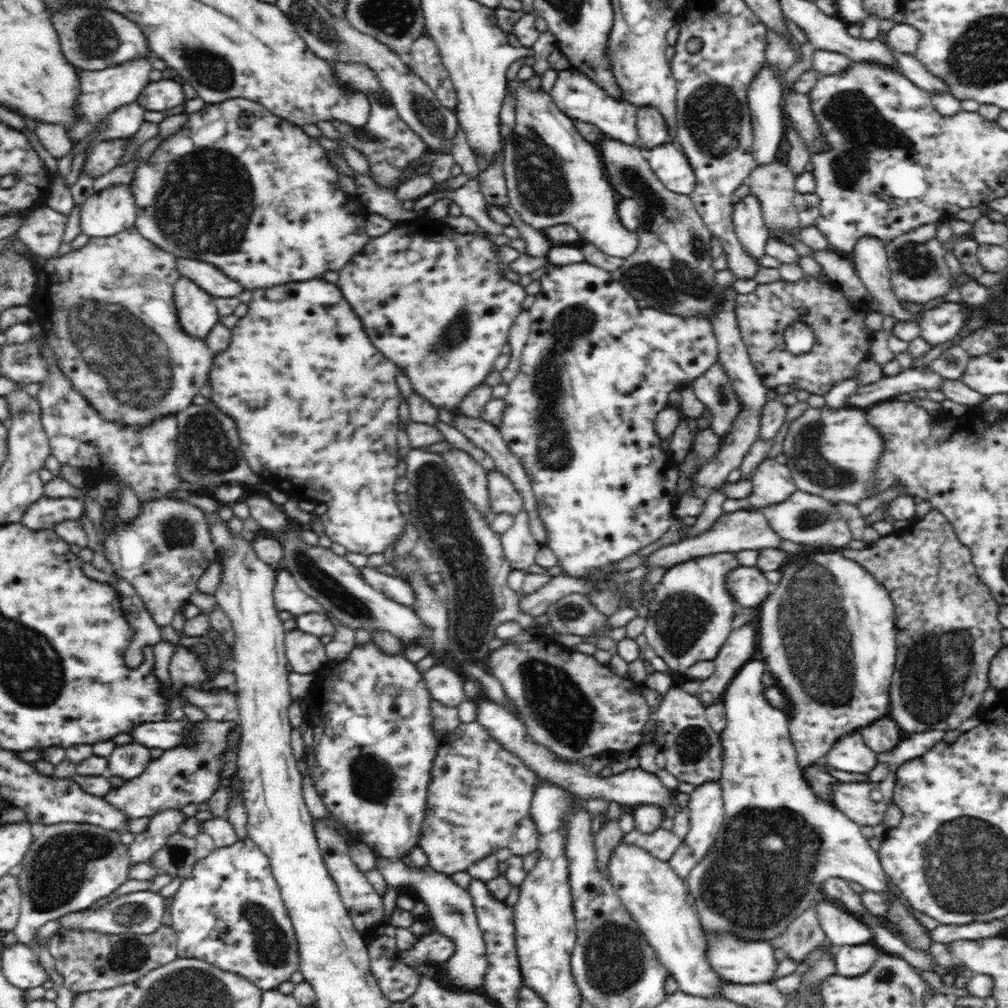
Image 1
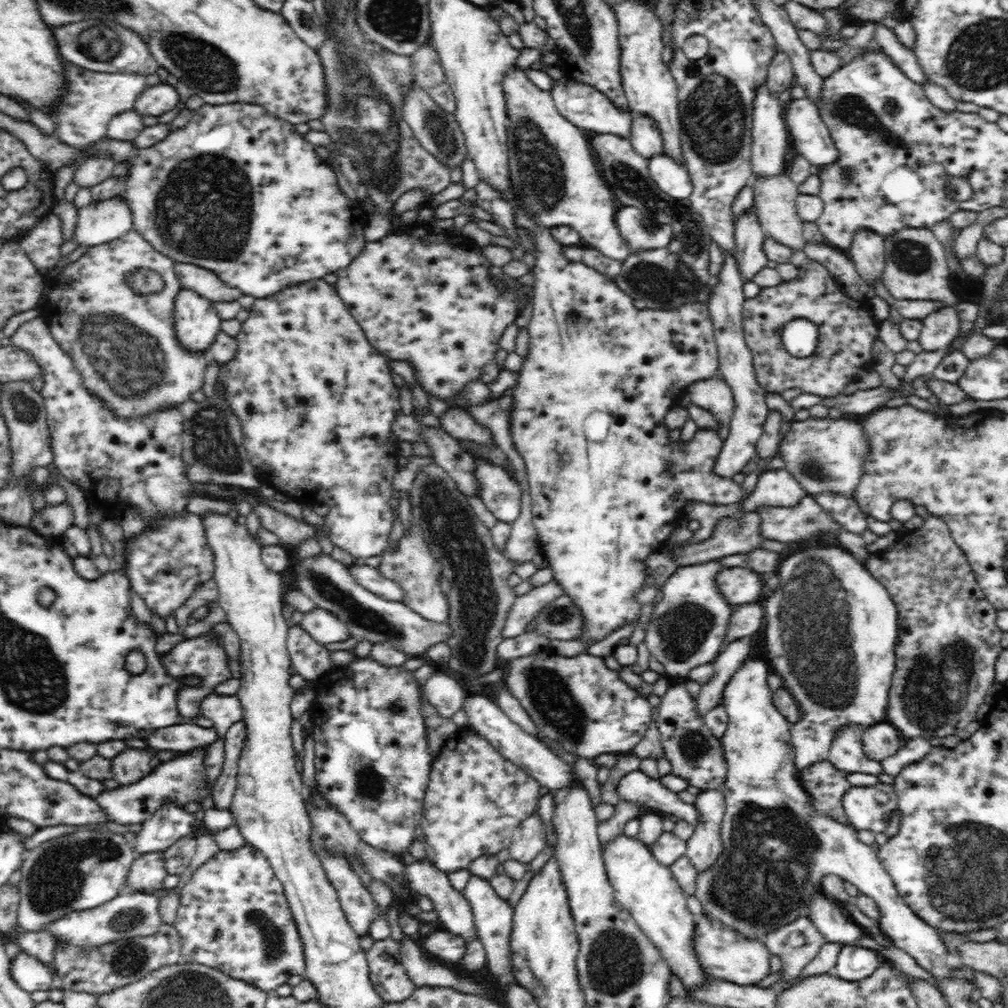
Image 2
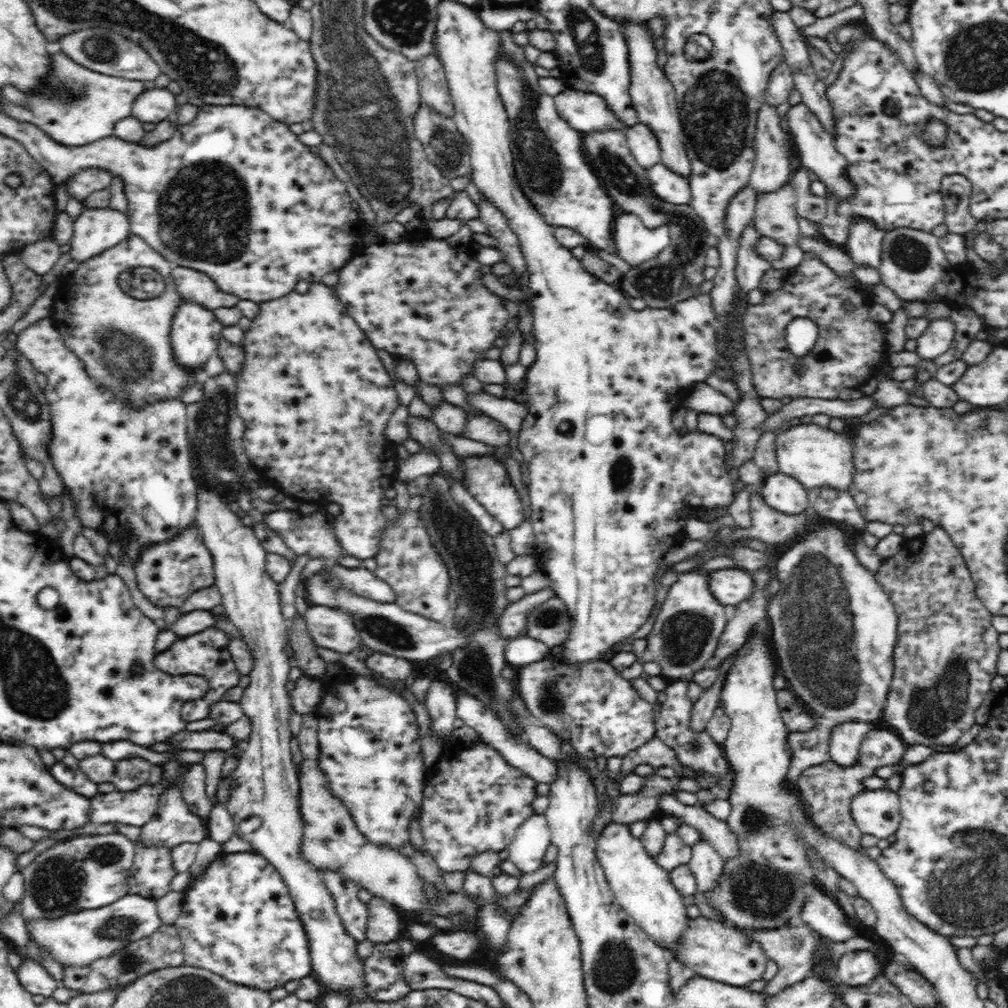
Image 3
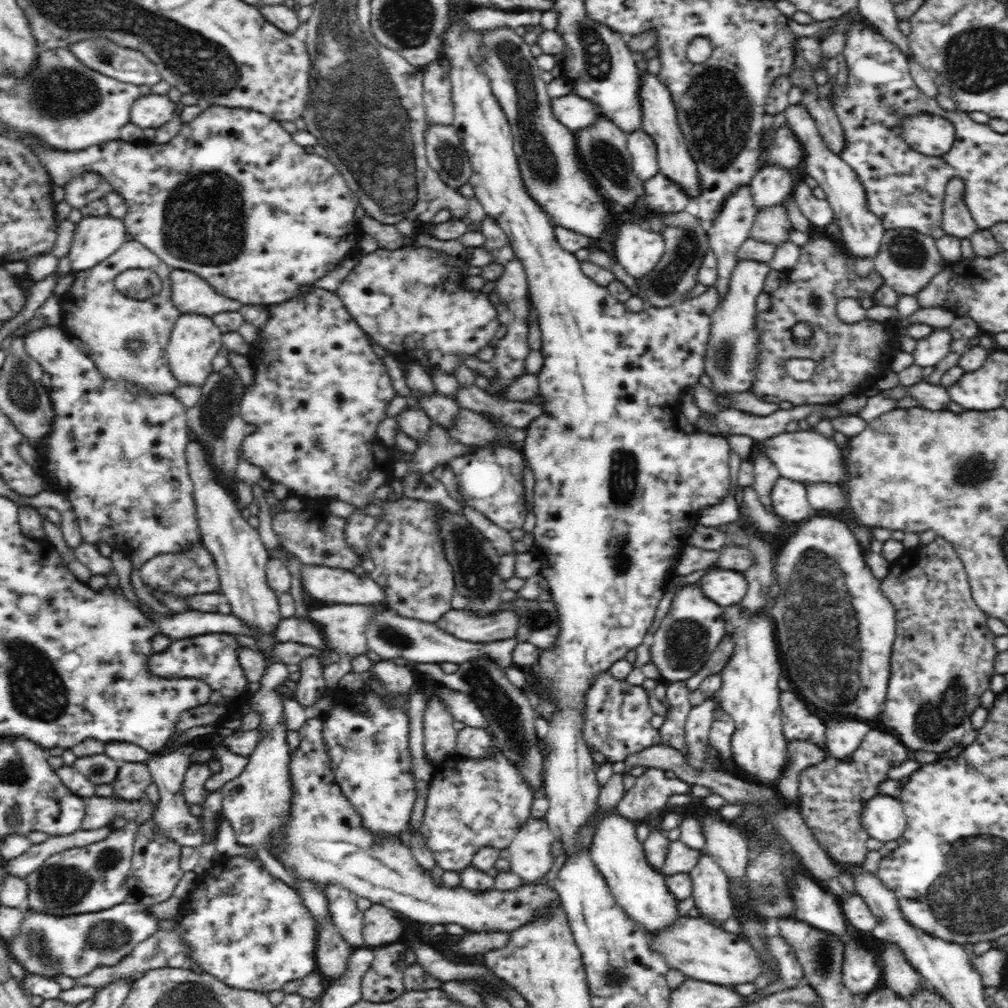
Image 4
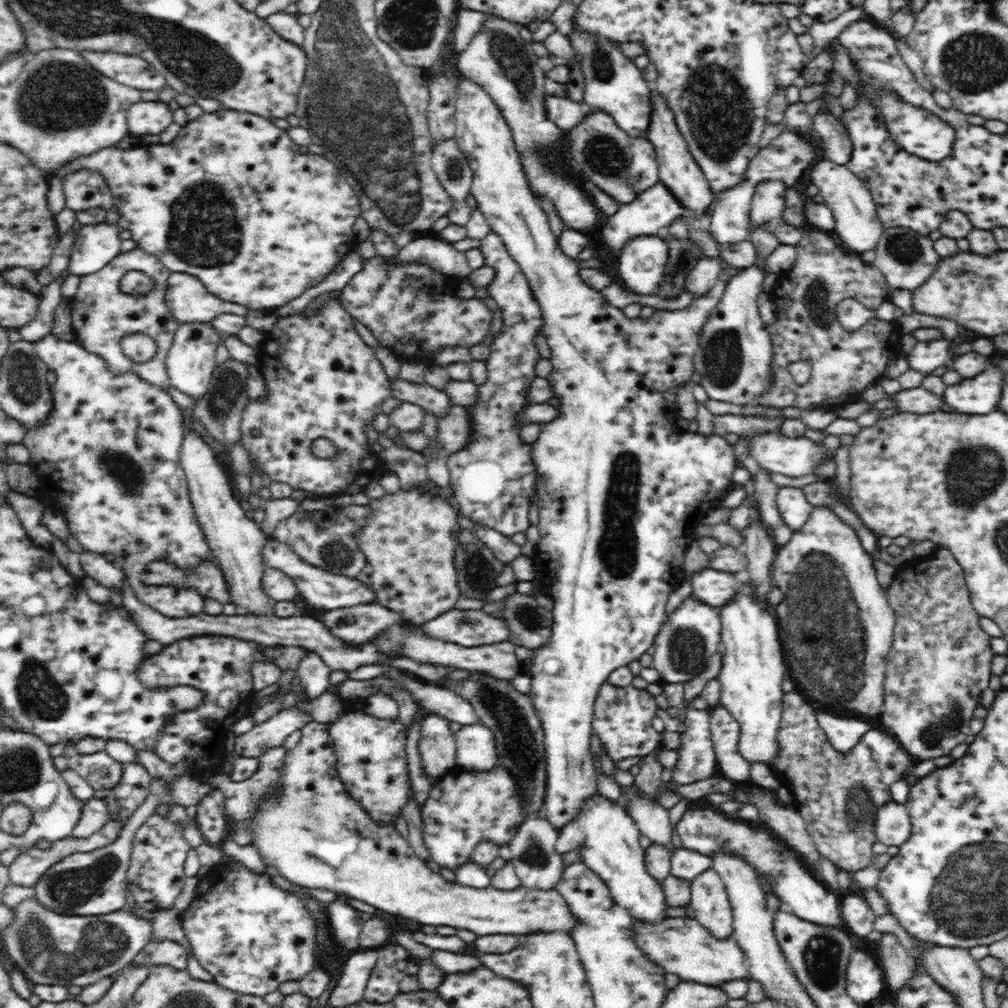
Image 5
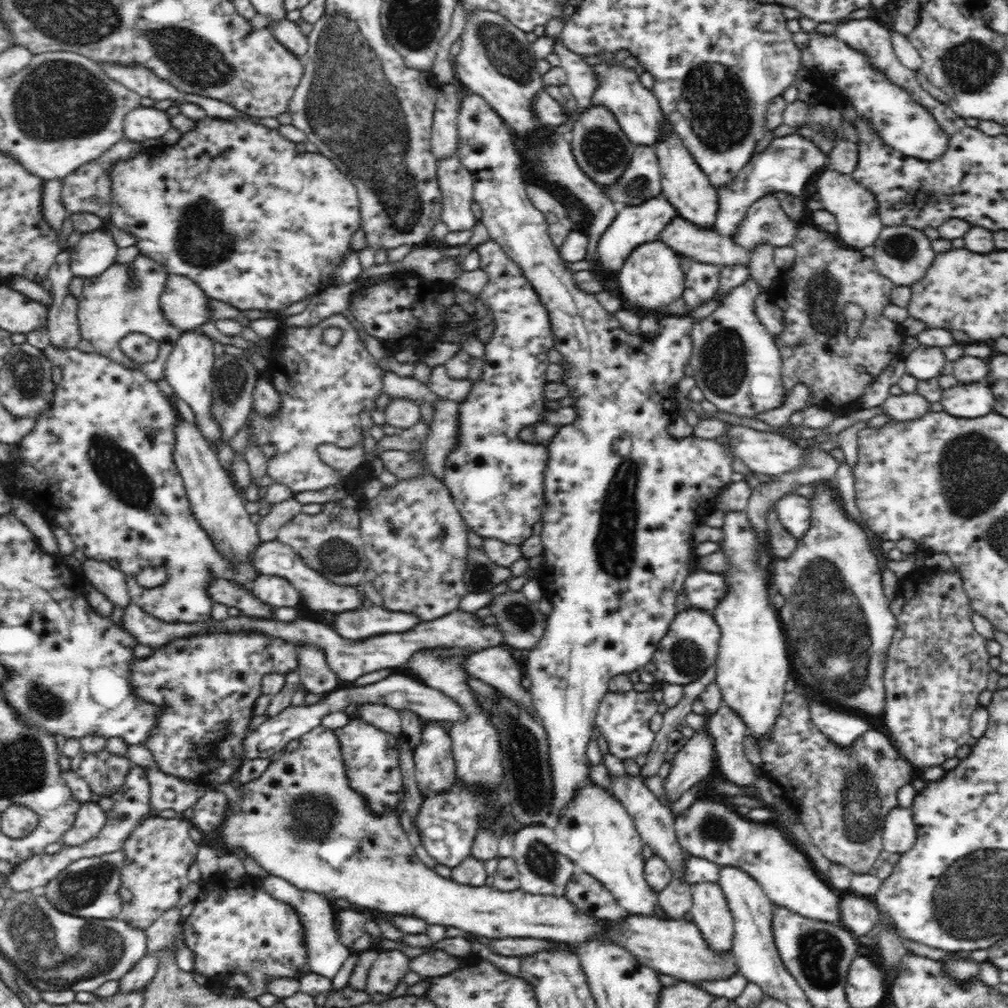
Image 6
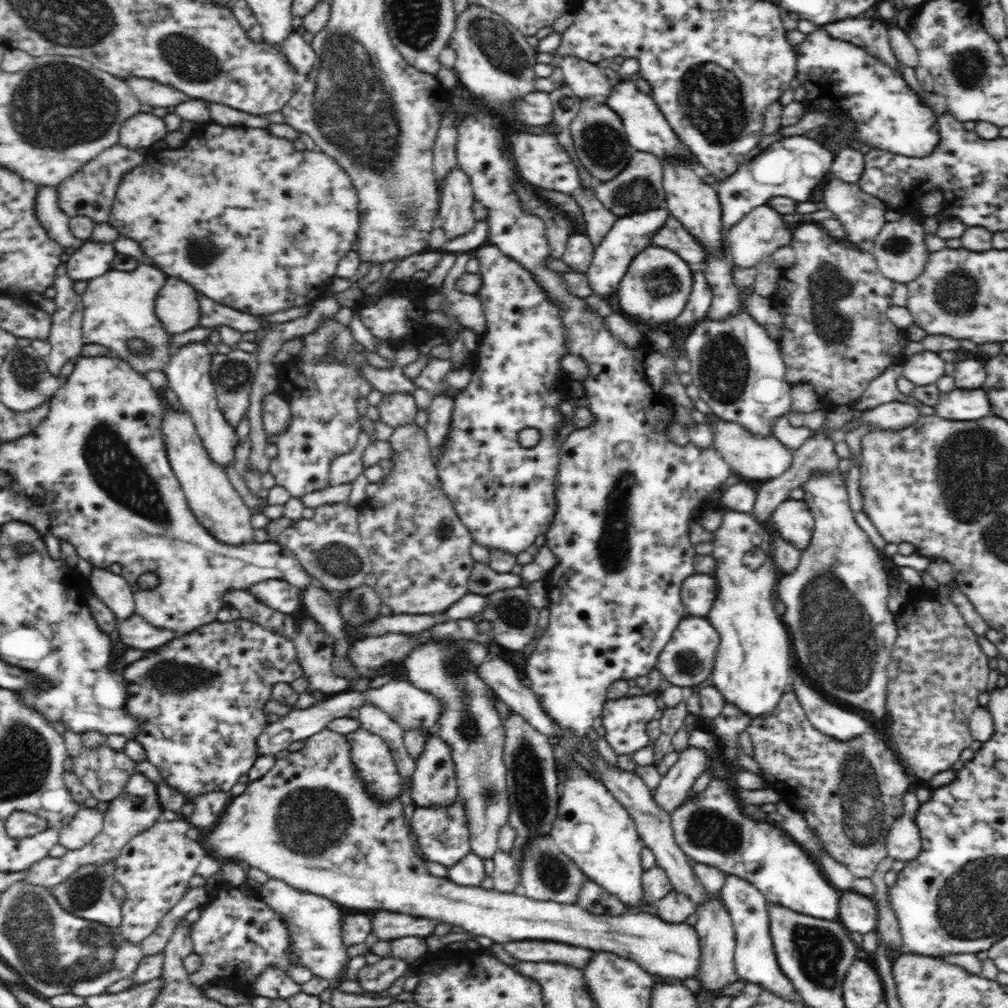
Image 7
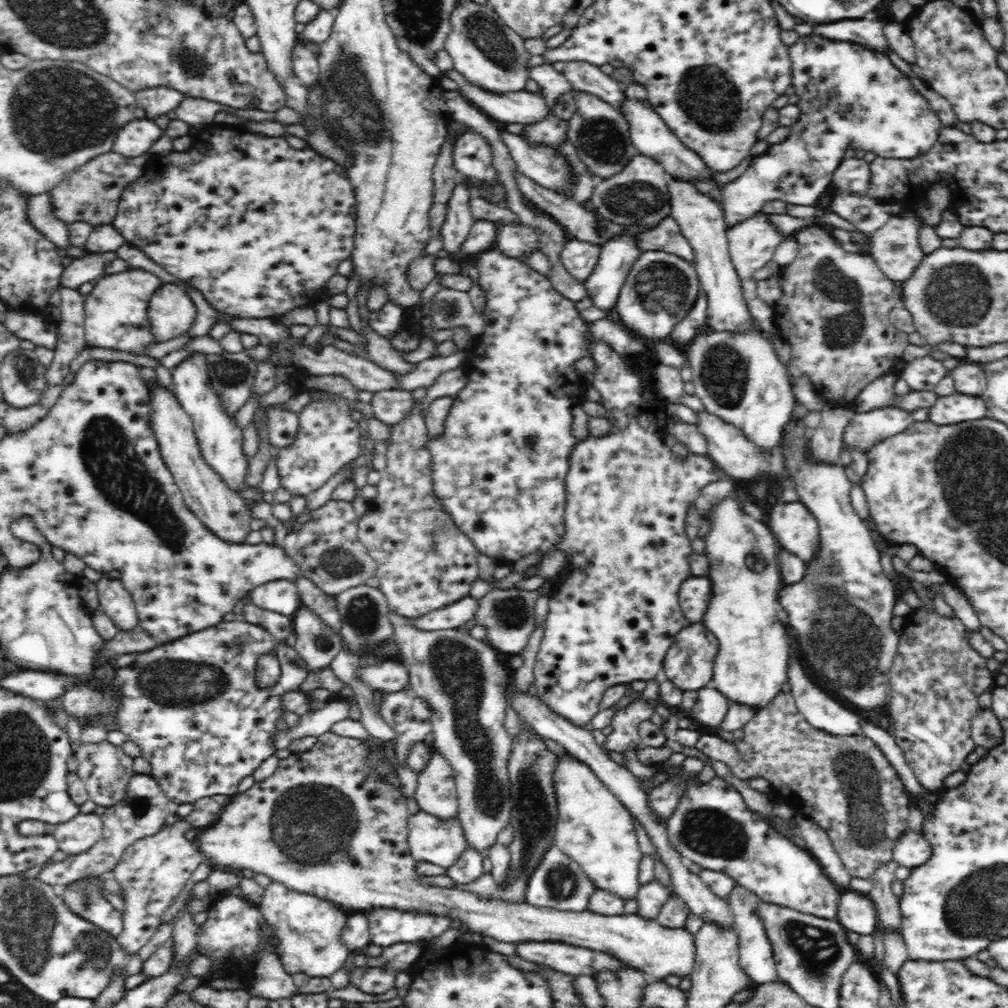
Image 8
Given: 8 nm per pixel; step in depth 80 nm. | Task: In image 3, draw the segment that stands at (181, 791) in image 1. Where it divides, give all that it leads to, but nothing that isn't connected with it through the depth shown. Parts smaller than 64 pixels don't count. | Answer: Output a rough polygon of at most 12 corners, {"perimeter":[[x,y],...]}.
{"perimeter":[[187,766],[174,781],[143,785],[89,799],[92,824],[144,826],[156,814],[159,796],[182,790]]}

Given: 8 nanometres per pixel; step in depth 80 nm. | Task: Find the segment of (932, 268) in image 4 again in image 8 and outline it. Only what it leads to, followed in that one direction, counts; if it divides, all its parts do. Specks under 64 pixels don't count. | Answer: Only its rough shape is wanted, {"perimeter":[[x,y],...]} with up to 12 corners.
{"perimeter":[[896,214],[869,235],[867,254],[889,279],[912,278],[927,255],[922,221]]}

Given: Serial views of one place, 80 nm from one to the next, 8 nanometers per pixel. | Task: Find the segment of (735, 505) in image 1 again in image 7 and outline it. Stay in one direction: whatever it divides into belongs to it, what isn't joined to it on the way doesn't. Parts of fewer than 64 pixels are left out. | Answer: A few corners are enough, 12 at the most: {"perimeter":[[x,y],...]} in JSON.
{"perimeter":[[791,497],[775,508],[771,527],[800,551],[812,540],[815,519]]}

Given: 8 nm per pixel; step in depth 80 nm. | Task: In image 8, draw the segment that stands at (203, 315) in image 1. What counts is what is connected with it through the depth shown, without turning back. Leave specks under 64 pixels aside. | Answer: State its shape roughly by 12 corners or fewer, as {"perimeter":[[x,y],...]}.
{"perimeter":[[203,353],[172,369],[172,391],[204,460],[251,511],[243,429],[210,385]]}

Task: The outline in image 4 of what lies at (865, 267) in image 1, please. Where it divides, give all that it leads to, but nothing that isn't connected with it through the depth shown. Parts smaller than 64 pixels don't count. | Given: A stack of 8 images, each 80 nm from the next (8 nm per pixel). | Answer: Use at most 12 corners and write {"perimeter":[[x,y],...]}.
{"perimeter":[[803,103],[785,110],[805,170],[825,192],[854,257],[886,232],[854,169],[822,140]]}

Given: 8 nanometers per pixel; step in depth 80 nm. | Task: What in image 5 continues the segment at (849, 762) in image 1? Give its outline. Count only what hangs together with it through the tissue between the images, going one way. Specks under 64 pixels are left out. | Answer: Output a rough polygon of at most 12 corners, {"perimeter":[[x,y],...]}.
{"perimeter":[[816,711],[820,729],[841,754],[870,726],[856,718]]}

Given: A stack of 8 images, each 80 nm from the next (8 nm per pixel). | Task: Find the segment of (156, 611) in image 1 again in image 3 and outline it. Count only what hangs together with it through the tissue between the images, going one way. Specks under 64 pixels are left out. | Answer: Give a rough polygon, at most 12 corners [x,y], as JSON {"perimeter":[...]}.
{"perimeter":[[195,524],[141,548],[134,571],[162,609],[215,585]]}

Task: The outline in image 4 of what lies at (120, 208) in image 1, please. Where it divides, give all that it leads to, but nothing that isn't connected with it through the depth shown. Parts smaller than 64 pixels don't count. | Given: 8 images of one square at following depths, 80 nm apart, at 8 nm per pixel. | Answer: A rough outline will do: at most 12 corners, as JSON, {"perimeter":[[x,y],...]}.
{"perimeter":[[84,216],[69,251],[75,273],[100,265],[126,242],[123,219]]}

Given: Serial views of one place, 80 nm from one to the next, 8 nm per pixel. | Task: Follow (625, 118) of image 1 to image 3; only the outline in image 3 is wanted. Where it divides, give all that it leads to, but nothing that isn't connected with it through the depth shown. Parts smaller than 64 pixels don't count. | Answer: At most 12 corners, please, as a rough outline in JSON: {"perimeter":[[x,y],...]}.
{"perimeter":[[568,87],[554,97],[559,117],[582,133],[627,128],[605,100]]}

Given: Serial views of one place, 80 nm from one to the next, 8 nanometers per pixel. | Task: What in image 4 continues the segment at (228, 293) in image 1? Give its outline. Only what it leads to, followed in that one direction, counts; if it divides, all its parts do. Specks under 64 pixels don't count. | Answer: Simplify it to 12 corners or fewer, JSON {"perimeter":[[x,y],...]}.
{"perimeter":[[172,269],[172,305],[182,315],[237,312],[241,303],[206,280]]}

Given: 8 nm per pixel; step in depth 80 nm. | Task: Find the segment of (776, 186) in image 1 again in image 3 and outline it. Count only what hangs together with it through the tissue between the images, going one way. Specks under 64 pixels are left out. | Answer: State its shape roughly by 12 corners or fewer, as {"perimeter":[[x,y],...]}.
{"perimeter":[[788,182],[758,194],[751,225],[784,246],[800,240]]}

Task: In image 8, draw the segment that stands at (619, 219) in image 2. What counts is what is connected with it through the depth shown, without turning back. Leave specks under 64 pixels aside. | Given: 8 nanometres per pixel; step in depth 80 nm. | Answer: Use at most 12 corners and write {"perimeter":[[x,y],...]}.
{"perimeter":[[645,251],[616,304],[646,343],[669,341],[697,302],[691,262]]}

